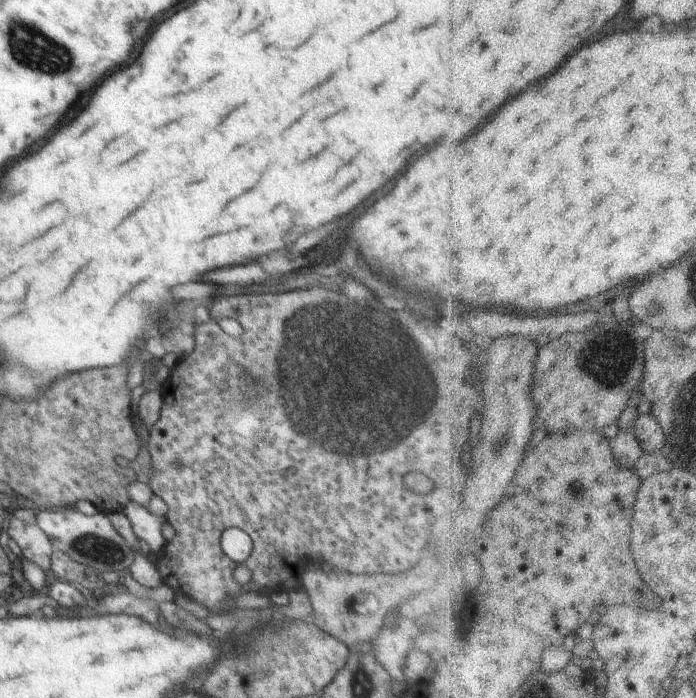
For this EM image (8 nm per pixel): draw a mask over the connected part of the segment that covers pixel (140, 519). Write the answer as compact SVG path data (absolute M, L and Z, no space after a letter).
M130 502L124 509L124 514L131 521L131 526L139 540L144 540L150 546L166 547L167 541L162 537L162 524L165 517L159 517L152 514L142 506Z

